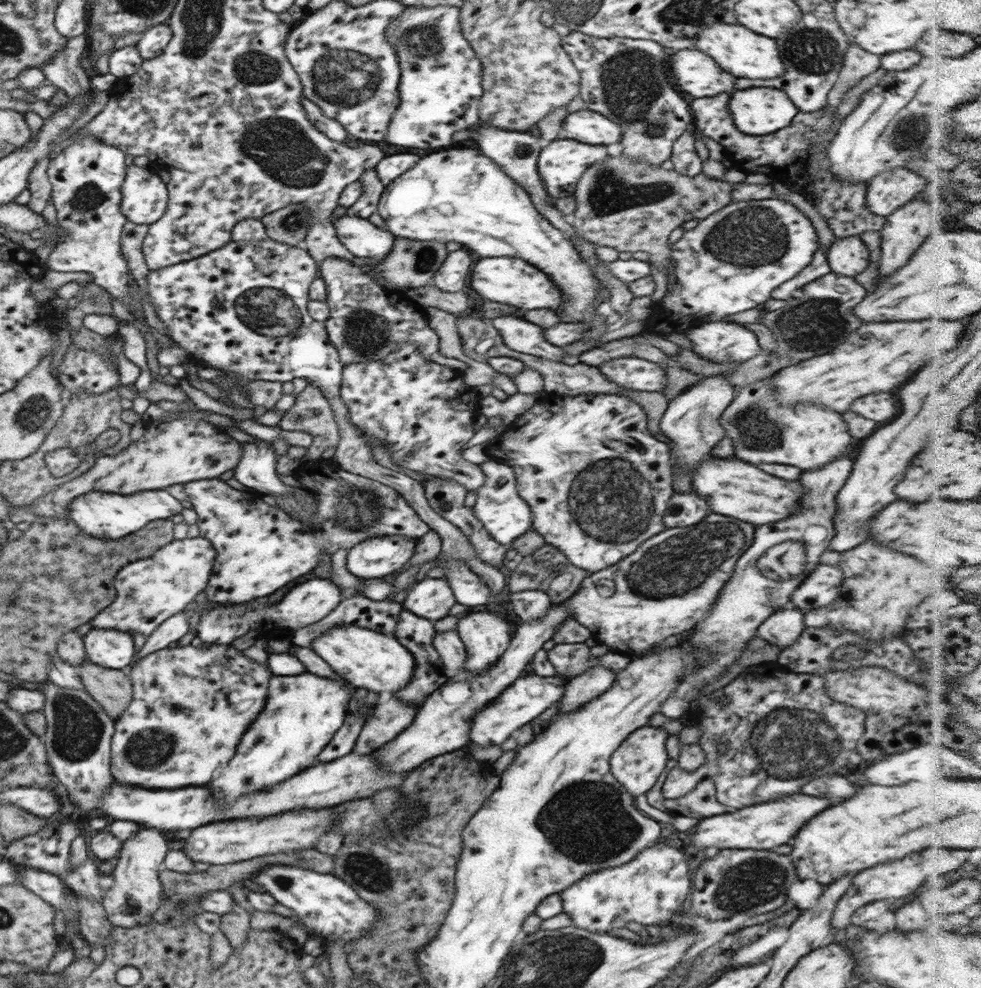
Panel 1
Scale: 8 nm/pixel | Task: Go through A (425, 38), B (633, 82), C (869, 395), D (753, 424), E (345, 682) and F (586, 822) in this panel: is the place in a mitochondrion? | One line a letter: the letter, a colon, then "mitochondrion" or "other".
A: mitochondrion
B: mitochondrion
C: other
D: mitochondrion
E: other
F: mitochondrion

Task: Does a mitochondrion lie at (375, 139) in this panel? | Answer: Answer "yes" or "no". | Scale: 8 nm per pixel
no

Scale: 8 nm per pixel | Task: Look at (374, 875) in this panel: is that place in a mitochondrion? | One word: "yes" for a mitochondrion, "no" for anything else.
yes

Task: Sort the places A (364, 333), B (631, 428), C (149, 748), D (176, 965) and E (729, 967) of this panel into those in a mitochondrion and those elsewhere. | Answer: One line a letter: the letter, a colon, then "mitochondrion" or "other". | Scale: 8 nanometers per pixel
A: mitochondrion
B: other
C: mitochondrion
D: other
E: other

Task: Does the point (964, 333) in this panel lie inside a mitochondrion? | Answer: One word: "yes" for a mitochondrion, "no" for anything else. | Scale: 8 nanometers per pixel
no

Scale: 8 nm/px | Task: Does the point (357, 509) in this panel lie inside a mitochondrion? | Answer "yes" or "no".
yes

